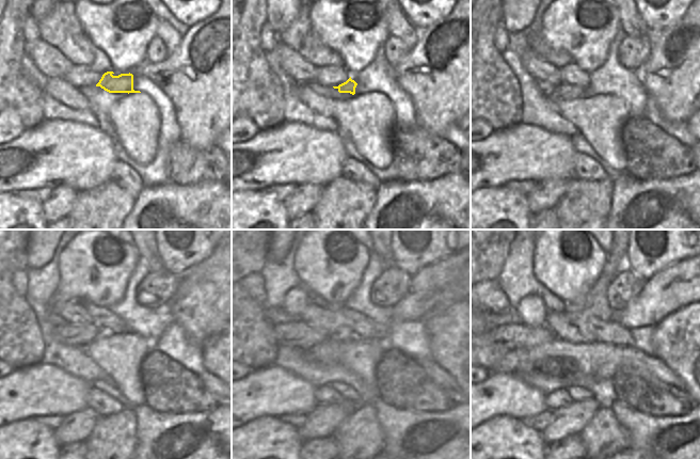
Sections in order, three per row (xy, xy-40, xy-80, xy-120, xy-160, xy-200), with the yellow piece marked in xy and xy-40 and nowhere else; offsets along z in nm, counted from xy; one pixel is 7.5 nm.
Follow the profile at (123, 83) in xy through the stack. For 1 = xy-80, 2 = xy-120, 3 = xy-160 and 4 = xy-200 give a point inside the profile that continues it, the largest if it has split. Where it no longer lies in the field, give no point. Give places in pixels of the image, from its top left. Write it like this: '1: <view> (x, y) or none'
1: xy-80 (562, 92)
2: xy-120 (73, 335)
3: xy-160 (299, 334)
4: xy-200 (512, 335)

